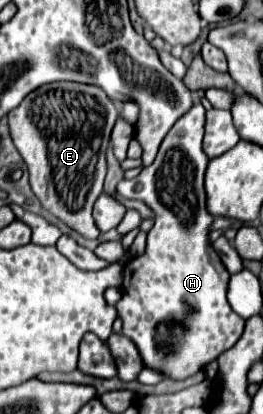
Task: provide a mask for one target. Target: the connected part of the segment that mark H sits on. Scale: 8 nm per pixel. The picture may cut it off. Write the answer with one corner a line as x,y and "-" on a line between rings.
197,101
197,103
191,107
191,111
185,113
185,115
173,125
173,129
167,133
167,137
163,139
163,143
161,143
161,147
159,147
159,153
157,153
155,161
153,161
149,167
143,167
141,173
139,173
135,179
129,179
129,181
123,179
123,181
117,183
117,193
119,193
119,195
123,195
123,197
127,197
127,199
141,199
145,205
149,205
149,207
153,209
153,213
155,213
157,217
155,217
153,229
151,229
149,235
147,235
147,249
145,249
145,253
143,253
141,257
131,259
131,261
125,265
123,285
121,285
123,297
117,301
115,309
117,309
119,319
123,321
123,335
129,337
129,339
135,343
135,347
139,349
139,355
141,355
141,359
143,359
143,365
149,367
149,369
153,369
153,371
163,373
167,379
173,379
173,381
187,379
187,377
195,375
197,371
201,371
207,363
215,361
223,351
231,349
231,347
237,343
237,339
241,337
243,327
245,327
245,319
239,317
239,315
229,307
229,303
227,303
227,297
225,297
225,295
227,295
229,273
227,273
227,269
223,267
219,255
215,253
215,249
211,247
211,243
209,243
209,239
207,239
207,235
209,235
209,225
211,225
213,217
207,213
207,207
205,207
205,189
203,189
203,175
205,175
205,169
207,169
207,163
209,163
207,155
203,155
203,149
201,149
203,125
205,125
205,109
203,109
203,105

